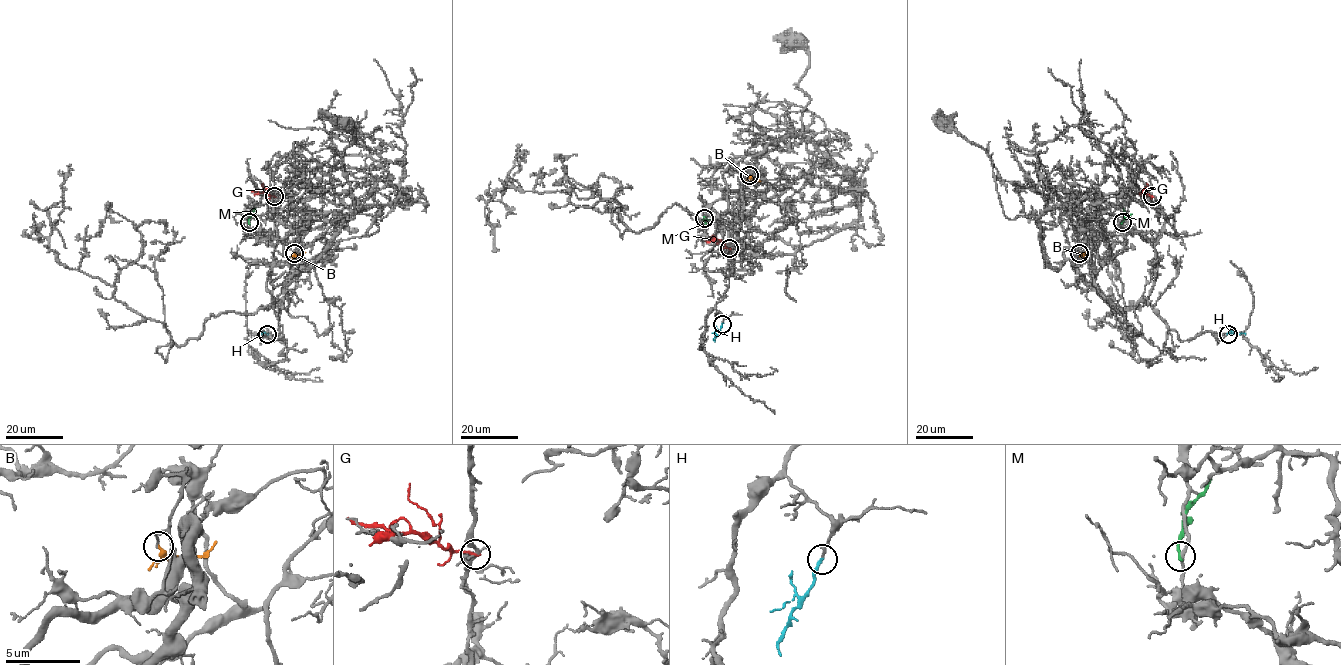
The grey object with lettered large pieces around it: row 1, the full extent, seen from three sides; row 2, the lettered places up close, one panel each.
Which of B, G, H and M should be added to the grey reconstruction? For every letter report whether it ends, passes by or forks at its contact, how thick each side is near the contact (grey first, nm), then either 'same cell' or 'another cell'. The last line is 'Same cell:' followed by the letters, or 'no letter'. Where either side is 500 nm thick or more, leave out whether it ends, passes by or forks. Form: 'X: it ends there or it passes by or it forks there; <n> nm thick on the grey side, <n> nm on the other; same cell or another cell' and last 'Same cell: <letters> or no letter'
B: it ends there; 140 nm thick on the grey side, 300 nm on the other; another cell
G: it ends there; 280 nm thick on the grey side, 170 nm on the other; another cell
H: it ends there; 150 nm thick on the grey side, 190 nm on the other; same cell
M: it ends there; 180 nm thick on the grey side, 200 nm on the other; another cell
Same cell: H

